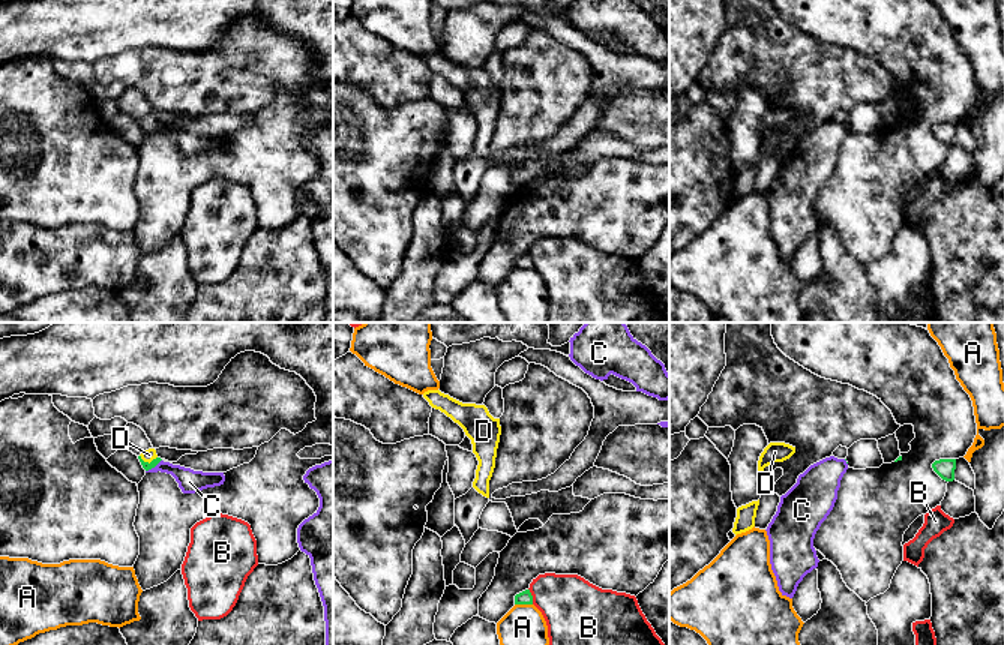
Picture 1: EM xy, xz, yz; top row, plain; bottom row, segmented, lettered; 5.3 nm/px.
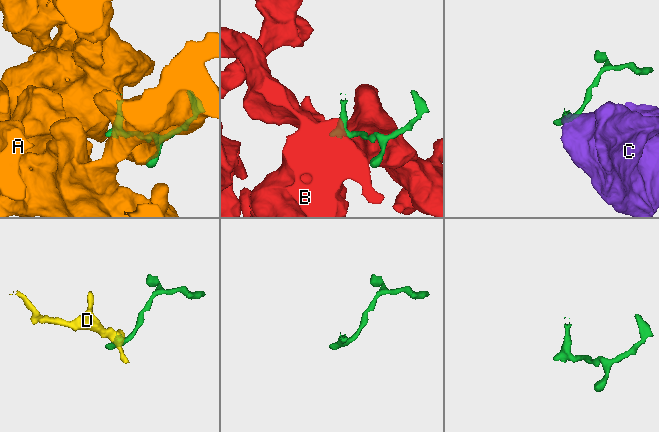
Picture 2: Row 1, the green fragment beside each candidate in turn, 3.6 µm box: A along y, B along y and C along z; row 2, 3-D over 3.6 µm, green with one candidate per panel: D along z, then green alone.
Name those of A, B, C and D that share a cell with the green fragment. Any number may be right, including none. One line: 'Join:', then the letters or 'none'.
Join: D

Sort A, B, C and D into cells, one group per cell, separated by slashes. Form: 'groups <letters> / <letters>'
groups A / B / C / D

